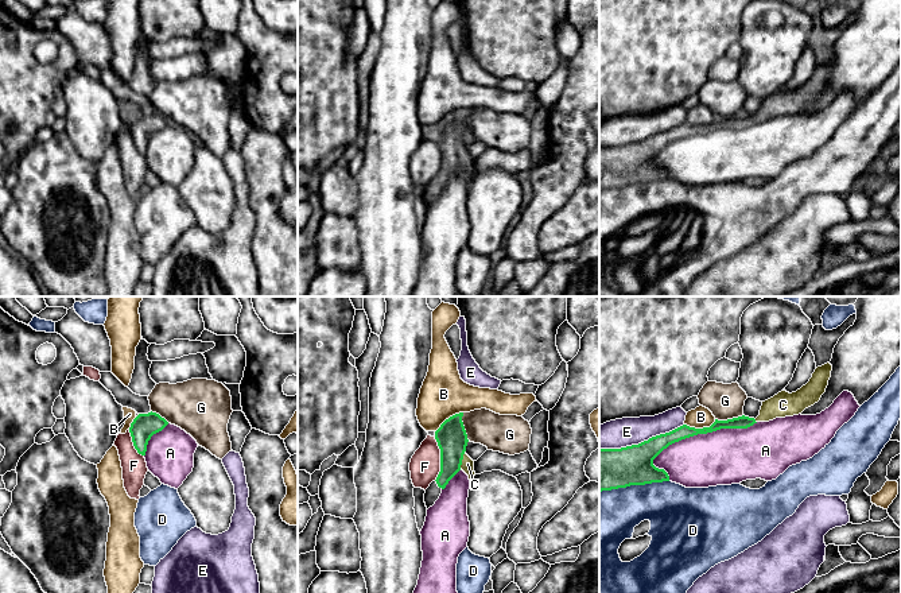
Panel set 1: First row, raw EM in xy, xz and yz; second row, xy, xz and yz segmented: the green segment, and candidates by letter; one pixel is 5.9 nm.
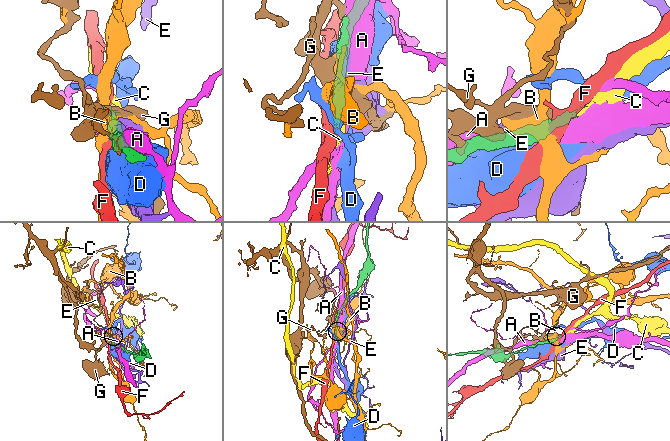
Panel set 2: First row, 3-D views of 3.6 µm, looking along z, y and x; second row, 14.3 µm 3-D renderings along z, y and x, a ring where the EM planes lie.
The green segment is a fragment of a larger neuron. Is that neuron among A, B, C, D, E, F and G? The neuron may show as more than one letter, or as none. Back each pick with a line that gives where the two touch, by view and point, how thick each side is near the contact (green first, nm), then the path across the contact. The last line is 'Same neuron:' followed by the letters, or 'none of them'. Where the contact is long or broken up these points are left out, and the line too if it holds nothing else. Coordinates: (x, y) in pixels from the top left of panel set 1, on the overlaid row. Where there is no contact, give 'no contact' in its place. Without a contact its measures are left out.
C: contact xz (461, 461); calibres 180 and 80 nm
Same neuron: C

